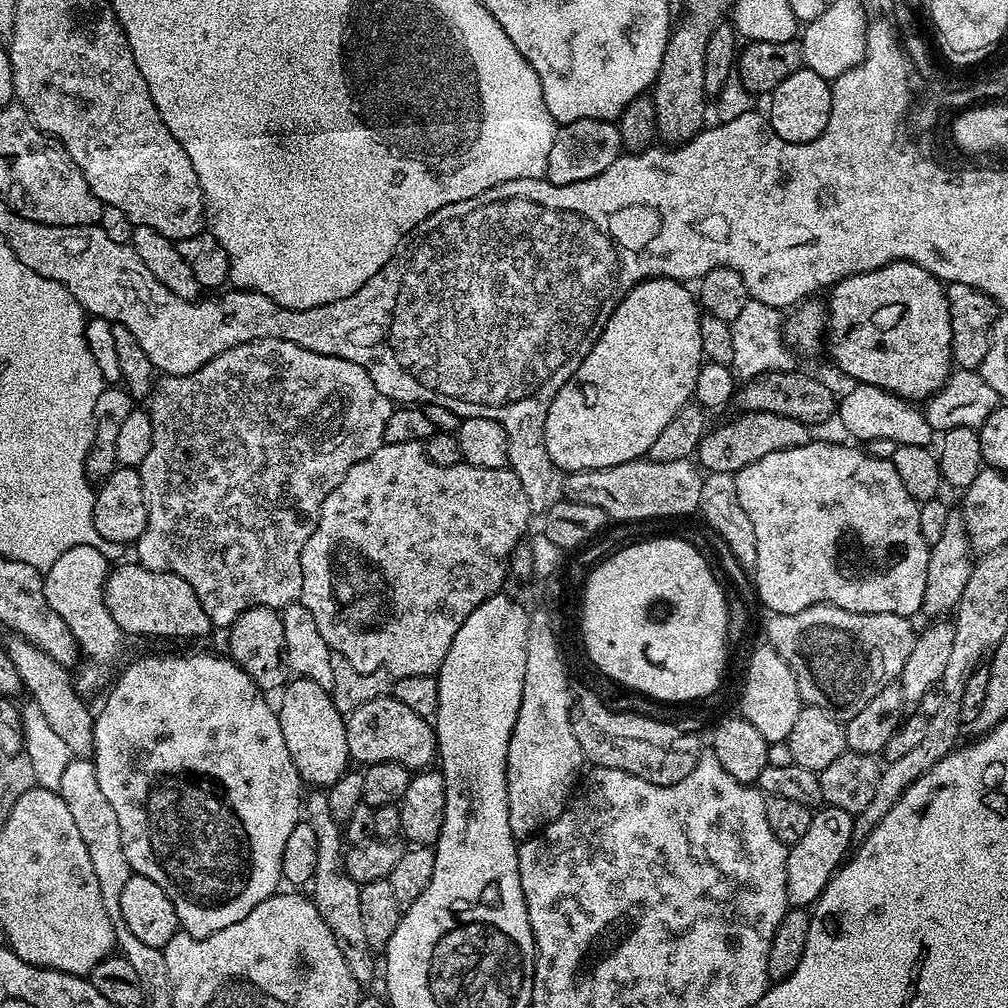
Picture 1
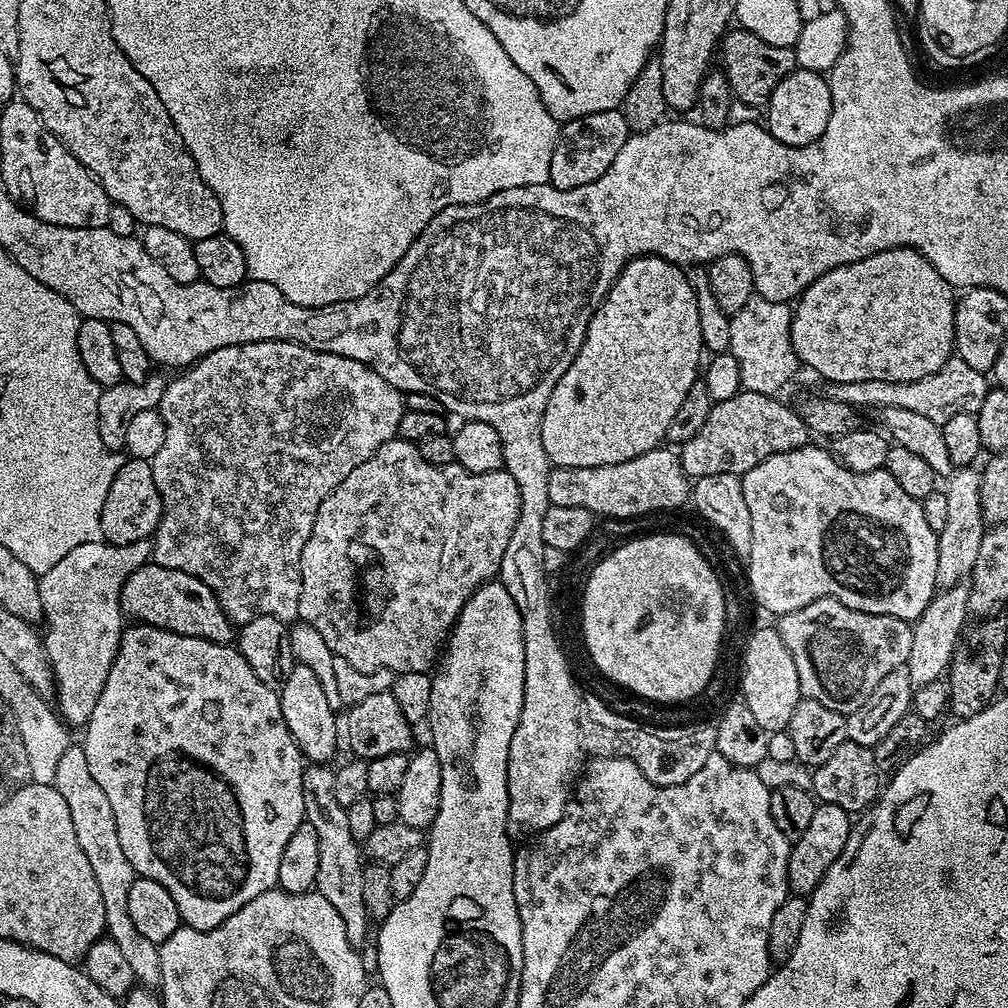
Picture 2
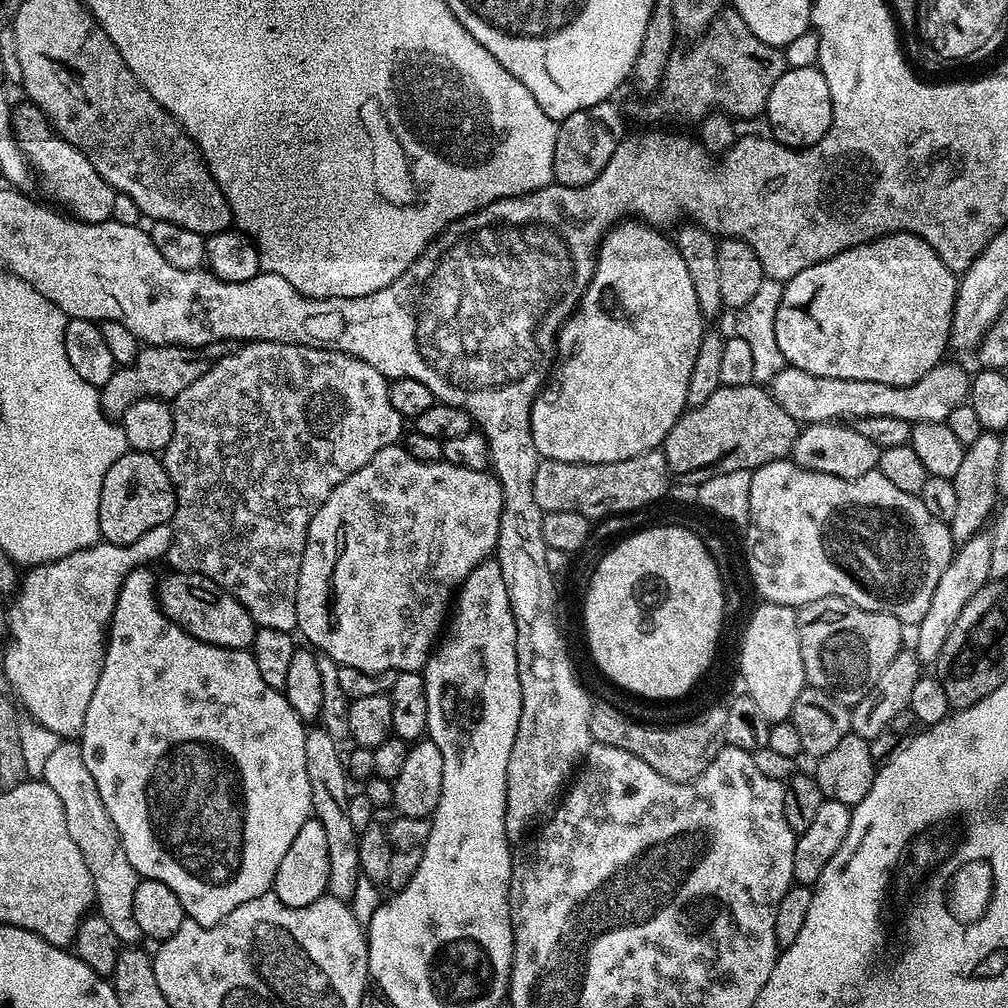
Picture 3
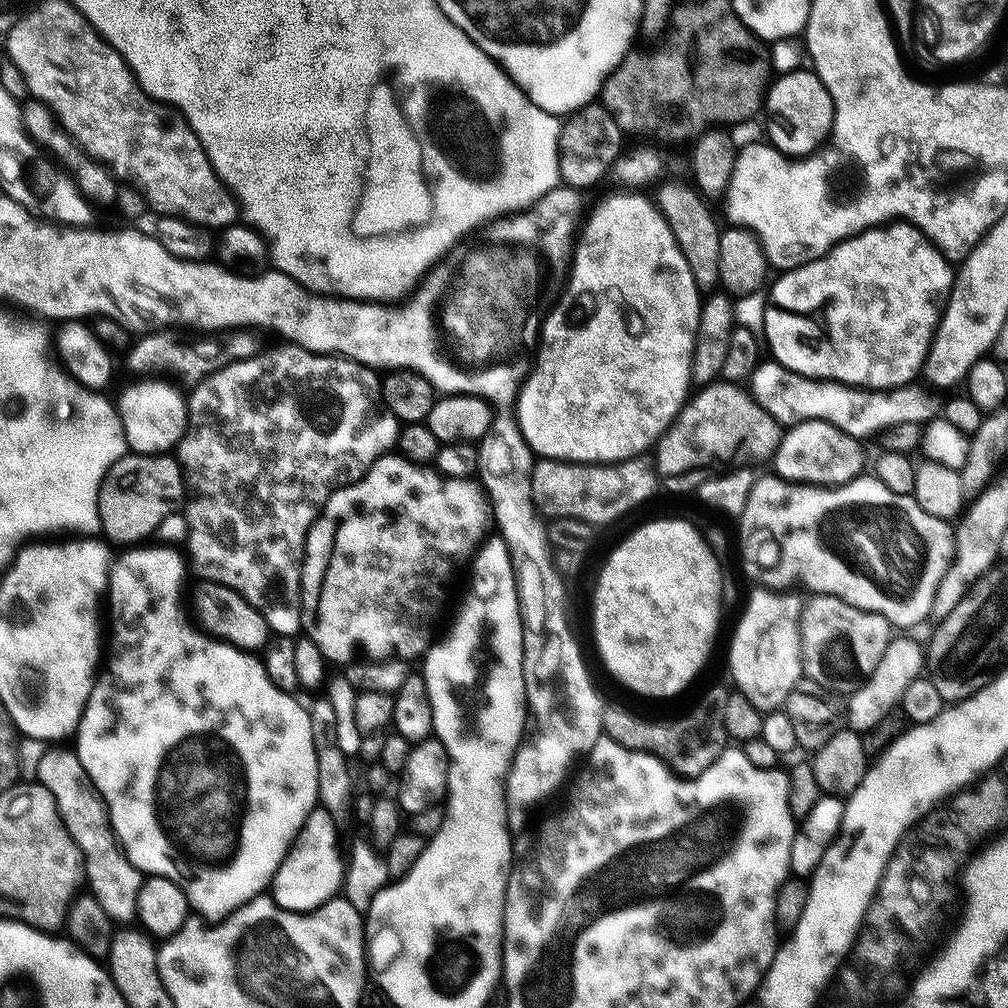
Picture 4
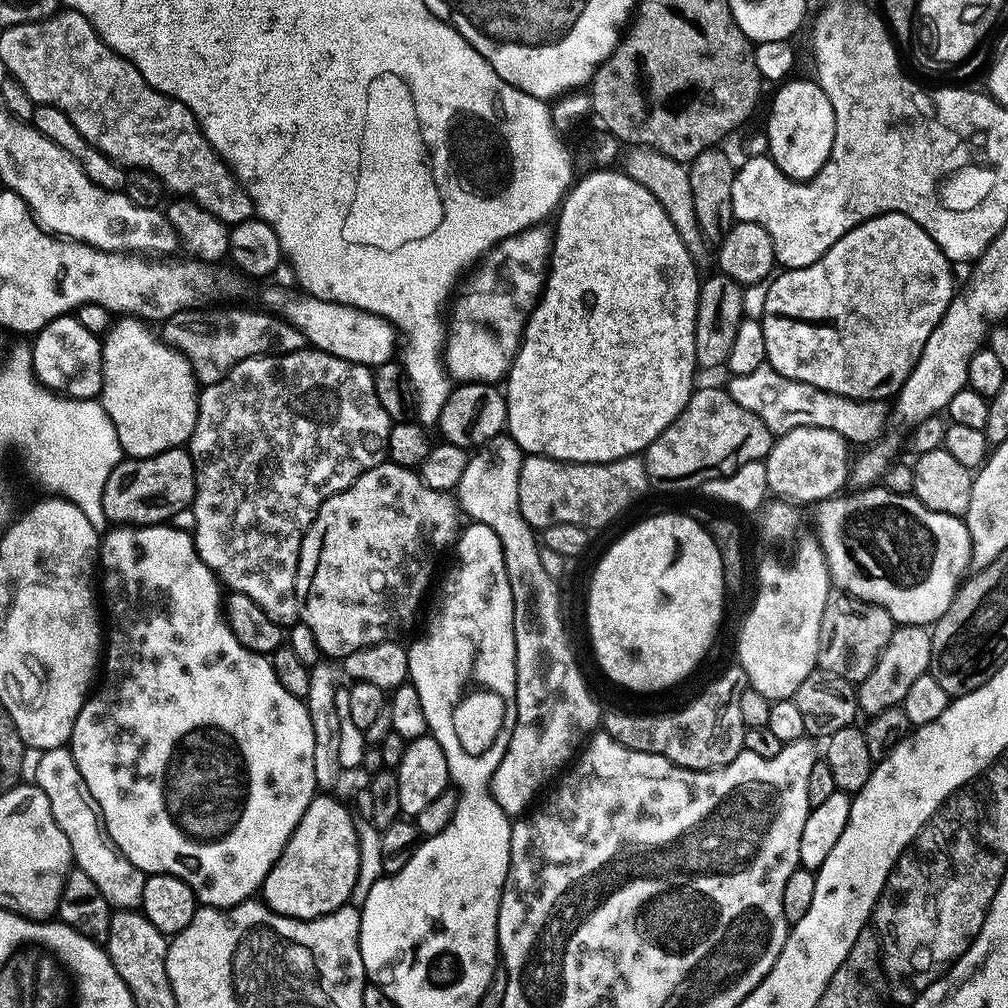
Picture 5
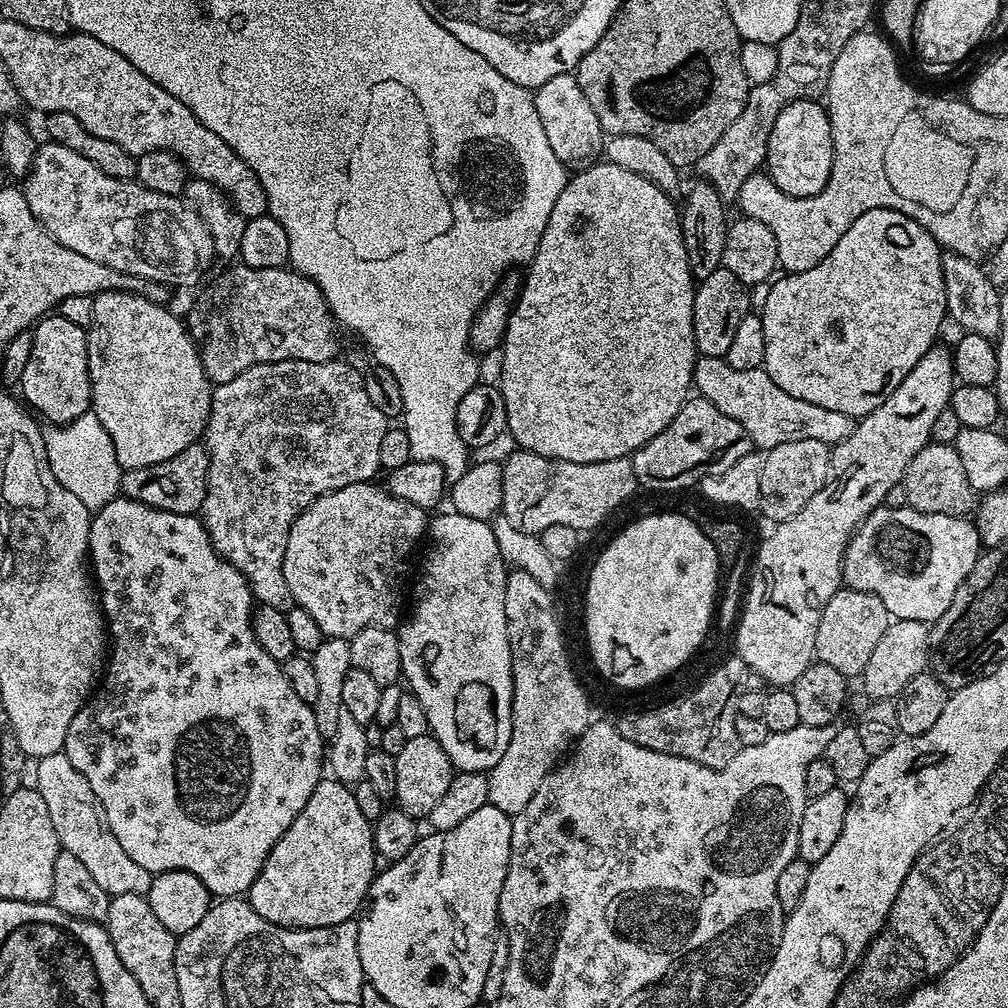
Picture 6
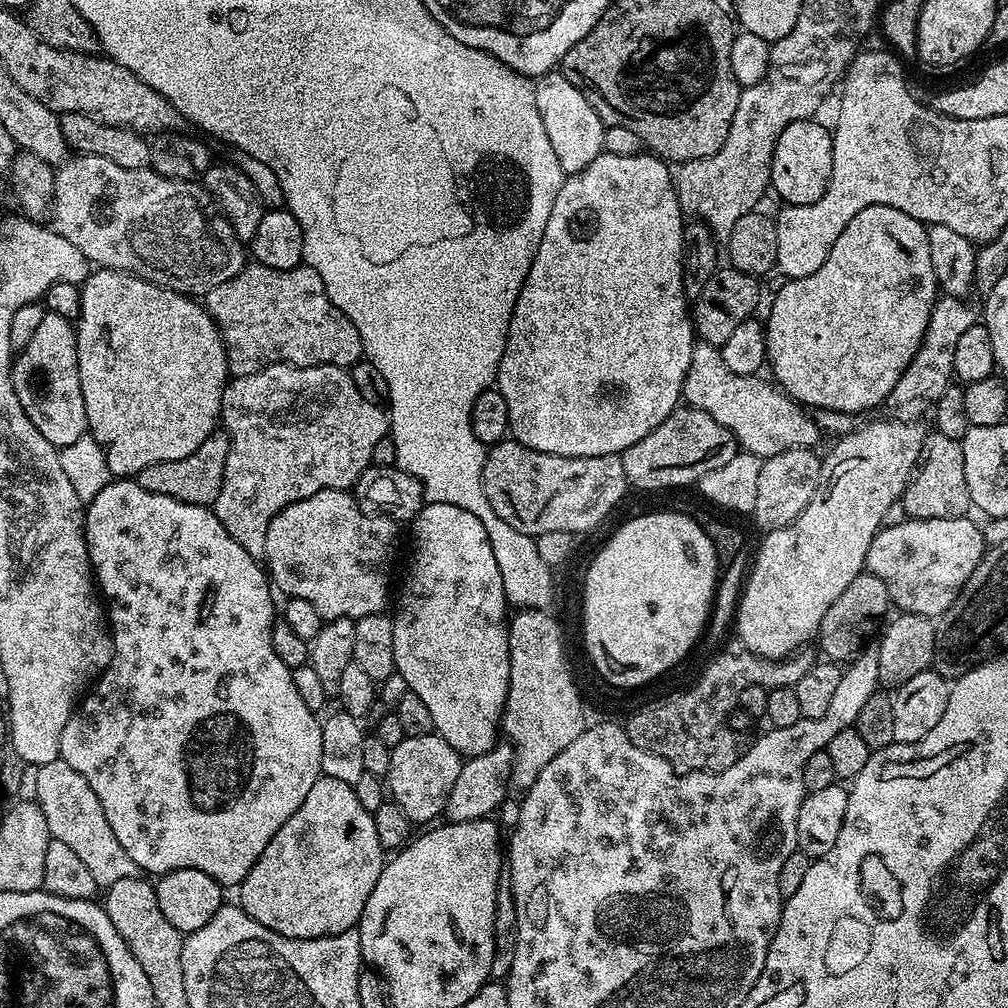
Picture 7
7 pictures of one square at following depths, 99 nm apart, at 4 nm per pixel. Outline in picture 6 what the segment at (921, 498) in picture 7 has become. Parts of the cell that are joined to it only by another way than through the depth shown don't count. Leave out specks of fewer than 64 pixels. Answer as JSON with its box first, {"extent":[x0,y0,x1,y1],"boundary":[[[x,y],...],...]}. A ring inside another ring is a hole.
{"extent":[902,442,974,517],"boundary":[[[929,442],[925,448],[918,450],[910,466],[906,466],[902,483],[906,490],[908,507],[922,514],[967,517],[973,511],[974,493],[970,486],[970,478],[966,478],[966,469],[962,467],[962,458],[958,458],[955,443]]]}

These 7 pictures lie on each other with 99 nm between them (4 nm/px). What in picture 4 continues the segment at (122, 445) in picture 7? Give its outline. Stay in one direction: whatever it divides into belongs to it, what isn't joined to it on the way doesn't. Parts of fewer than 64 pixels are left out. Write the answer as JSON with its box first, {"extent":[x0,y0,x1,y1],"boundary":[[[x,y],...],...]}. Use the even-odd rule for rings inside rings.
{"extent":[118,378,188,456],"boundary":[[[136,378],[120,392],[118,411],[128,448],[141,456],[168,454],[180,443],[188,428],[188,402],[185,393],[179,392],[164,378]]]}

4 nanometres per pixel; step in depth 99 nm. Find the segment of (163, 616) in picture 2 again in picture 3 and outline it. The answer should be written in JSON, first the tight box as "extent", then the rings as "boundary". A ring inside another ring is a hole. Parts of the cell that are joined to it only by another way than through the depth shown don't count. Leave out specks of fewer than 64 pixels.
{"extent":[158,572,258,649],"boundary":[[[197,572],[167,573],[169,576],[159,581],[158,599],[160,609],[186,634],[198,638],[204,644],[213,644],[219,648],[251,649],[252,639],[256,637],[258,625],[252,621],[252,615],[218,582],[206,578]]]}

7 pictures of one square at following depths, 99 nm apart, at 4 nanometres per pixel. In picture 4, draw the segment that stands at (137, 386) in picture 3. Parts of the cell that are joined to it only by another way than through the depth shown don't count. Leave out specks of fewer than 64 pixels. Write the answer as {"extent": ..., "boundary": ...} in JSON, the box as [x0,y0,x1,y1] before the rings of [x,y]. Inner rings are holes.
{"extent":[127,327,262,386],"boundary":[[[175,327],[149,330],[137,339],[140,341],[136,345],[133,343],[127,349],[128,364],[136,374],[174,372],[188,386],[195,386],[210,374],[222,370],[222,366],[245,360],[261,351],[262,344],[256,336],[259,335],[252,330],[224,330],[219,334],[197,334],[192,330],[177,330]]]}

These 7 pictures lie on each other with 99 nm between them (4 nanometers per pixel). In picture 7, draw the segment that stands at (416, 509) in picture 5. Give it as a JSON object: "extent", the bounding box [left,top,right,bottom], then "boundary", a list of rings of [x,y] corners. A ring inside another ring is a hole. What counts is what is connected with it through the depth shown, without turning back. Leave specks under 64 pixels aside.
{"extent":[263,488,400,621],"boundary":[[[327,488],[326,490],[318,490],[318,494],[310,494],[310,498],[302,498],[298,502],[288,504],[270,522],[270,526],[266,530],[266,546],[264,547],[263,555],[263,559],[266,561],[266,571],[270,577],[271,583],[275,585],[279,591],[281,588],[281,590],[285,592],[283,594],[285,597],[306,598],[306,602],[311,602],[311,604],[314,605],[314,610],[318,610],[318,614],[324,621],[358,621],[361,620],[363,616],[378,614],[387,609],[388,587],[392,584],[392,563],[396,560],[396,539],[400,536],[400,532],[396,528],[399,528],[397,521],[393,520],[391,516],[373,514],[371,511],[365,510],[360,501],[356,499],[351,491],[343,488]]]}

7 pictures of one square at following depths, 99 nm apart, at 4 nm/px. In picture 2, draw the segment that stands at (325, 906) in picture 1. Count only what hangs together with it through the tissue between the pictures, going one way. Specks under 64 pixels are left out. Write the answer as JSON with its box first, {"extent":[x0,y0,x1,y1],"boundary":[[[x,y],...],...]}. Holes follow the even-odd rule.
{"extent":[302,763,370,950],"boundary":[[[309,763],[302,774],[302,798],[304,799],[304,819],[310,825],[314,826],[314,830],[318,833],[318,878],[316,879],[315,891],[322,894],[322,898],[326,898],[326,902],[330,902],[330,906],[334,906],[334,910],[338,910],[338,914],[342,918],[342,926],[346,926],[346,934],[348,941],[356,947],[357,950],[363,949],[363,944],[368,940],[368,927],[370,921],[368,919],[368,911],[366,910],[366,901],[362,899],[362,874],[364,873],[365,857],[362,855],[362,844],[354,838],[354,834],[350,834],[350,825],[346,819],[348,809],[342,806],[342,802],[338,802],[337,795],[334,794],[334,780],[336,773],[327,763],[313,764]]]}

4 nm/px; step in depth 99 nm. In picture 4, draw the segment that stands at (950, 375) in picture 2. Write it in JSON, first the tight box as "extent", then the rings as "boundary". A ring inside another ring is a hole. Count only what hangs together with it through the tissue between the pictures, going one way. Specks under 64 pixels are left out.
{"extent":[750,359,938,441],"boundary":[[[765,359],[756,369],[750,381],[750,395],[772,415],[781,426],[791,426],[804,420],[821,420],[836,426],[838,430],[852,435],[858,441],[864,436],[876,436],[898,426],[898,422],[918,422],[924,424],[933,419],[938,412],[938,402],[923,396],[916,386],[873,390],[871,388],[852,388],[837,380],[815,380],[797,372],[775,360]]]}

